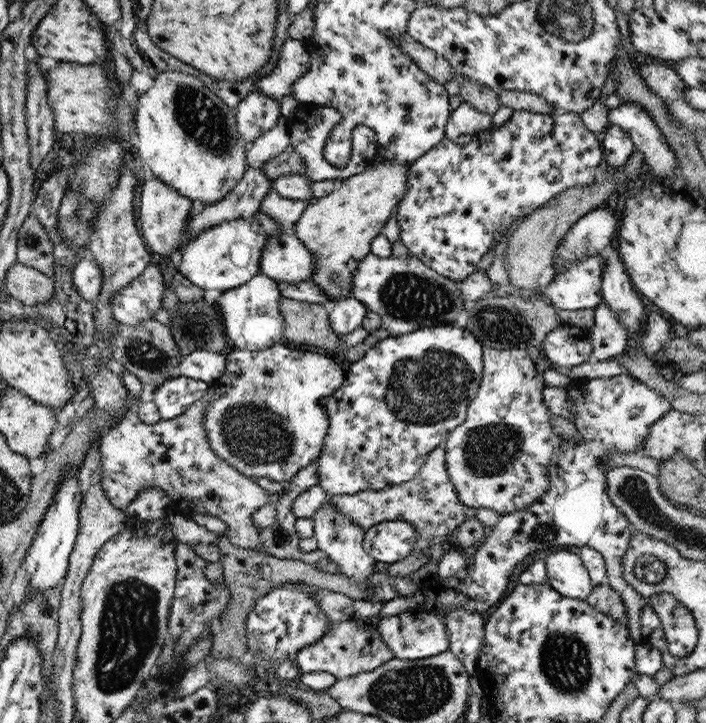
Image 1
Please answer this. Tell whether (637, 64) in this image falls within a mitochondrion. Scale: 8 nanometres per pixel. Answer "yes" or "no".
no

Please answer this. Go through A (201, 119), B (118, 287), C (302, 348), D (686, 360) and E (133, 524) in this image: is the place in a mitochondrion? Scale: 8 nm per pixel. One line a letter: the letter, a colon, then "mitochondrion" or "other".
A: mitochondrion
B: other
C: other
D: other
E: other

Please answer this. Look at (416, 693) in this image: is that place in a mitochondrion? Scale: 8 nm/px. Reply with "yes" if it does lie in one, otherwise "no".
yes

